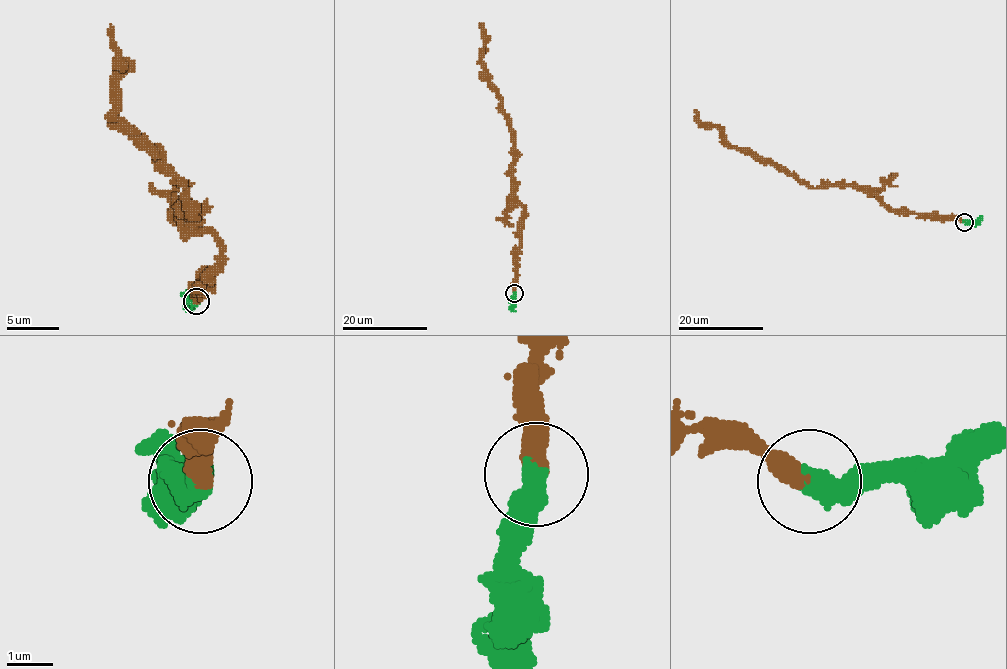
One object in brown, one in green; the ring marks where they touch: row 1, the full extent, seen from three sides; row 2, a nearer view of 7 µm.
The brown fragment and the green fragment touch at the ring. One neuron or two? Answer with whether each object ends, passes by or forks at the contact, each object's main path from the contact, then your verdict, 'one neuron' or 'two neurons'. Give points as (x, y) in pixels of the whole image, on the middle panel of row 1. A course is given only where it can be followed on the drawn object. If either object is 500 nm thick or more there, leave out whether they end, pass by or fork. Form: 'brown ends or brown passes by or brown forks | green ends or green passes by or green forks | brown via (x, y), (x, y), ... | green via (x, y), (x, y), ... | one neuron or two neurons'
brown via (515, 293), (516, 250), (524, 208), (514, 196), (515, 138), (499, 90), (482, 61), (480, 24) | green via (515, 293), (511, 311) | one neuron

